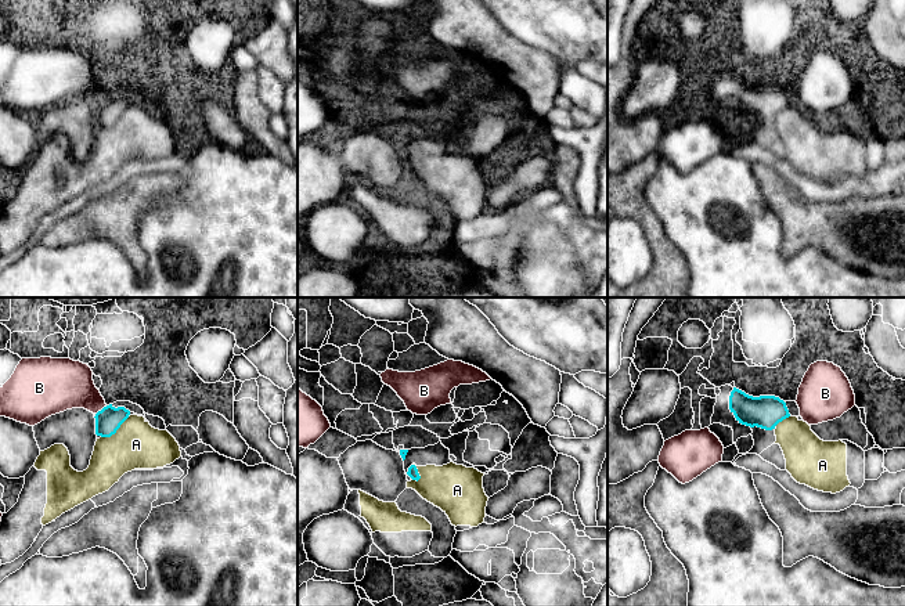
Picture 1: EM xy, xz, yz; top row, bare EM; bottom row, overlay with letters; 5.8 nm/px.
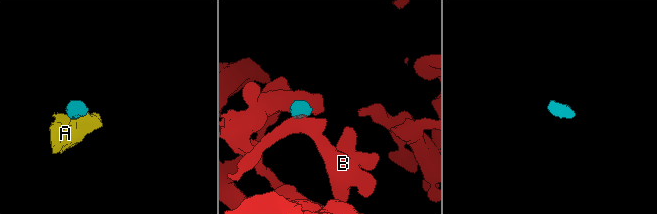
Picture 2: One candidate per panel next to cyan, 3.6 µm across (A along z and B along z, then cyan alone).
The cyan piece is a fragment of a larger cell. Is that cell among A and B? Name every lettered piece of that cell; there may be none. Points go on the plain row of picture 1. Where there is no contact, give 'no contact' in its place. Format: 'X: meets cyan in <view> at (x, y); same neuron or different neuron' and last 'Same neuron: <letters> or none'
A: meets cyan in xy at (115, 122); same neuron
B: meets cyan in xy at (103, 98); different neuron
Same neuron: A

